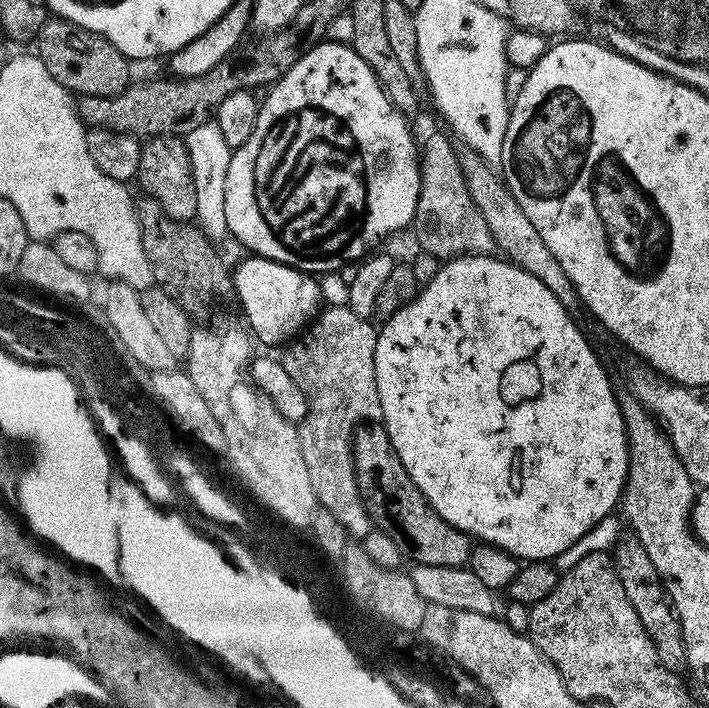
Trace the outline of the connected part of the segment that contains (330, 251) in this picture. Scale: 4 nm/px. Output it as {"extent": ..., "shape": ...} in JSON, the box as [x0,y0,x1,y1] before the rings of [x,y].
{"extent":[226,42,420,274],"shape":[[[316,42],[311,45],[286,70],[282,79],[267,89],[268,97],[259,101],[257,121],[254,122],[253,133],[245,144],[235,149],[230,158],[230,170],[226,170],[226,222],[229,233],[237,236],[249,249],[249,253],[273,260],[279,264],[288,264],[300,272],[323,274],[344,270],[351,260],[360,262],[375,249],[379,240],[400,232],[411,225],[420,193],[420,158],[418,140],[412,137],[412,128],[408,125],[409,117],[399,112],[386,98],[378,78],[374,78],[374,70],[358,58],[358,54],[348,42]]]}

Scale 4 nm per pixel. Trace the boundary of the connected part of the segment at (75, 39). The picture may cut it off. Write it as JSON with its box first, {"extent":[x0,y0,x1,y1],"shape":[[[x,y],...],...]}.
{"extent":[34,18,130,96],"shape":[[[48,18],[34,39],[35,55],[72,94],[80,96],[119,96],[130,83],[130,61],[106,38],[69,20]]]}

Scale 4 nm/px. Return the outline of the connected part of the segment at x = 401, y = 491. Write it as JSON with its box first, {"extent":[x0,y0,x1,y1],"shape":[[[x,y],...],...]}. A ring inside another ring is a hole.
{"extent":[352,422,473,568],"shape":[[[365,422],[352,433],[352,457],[368,516],[379,531],[394,538],[394,546],[398,546],[401,557],[408,559],[409,556],[413,565],[451,568],[467,565],[473,541],[467,532],[450,526],[434,506],[428,505],[422,490],[414,486],[414,478],[406,474],[406,466],[402,466],[383,423]]]}

